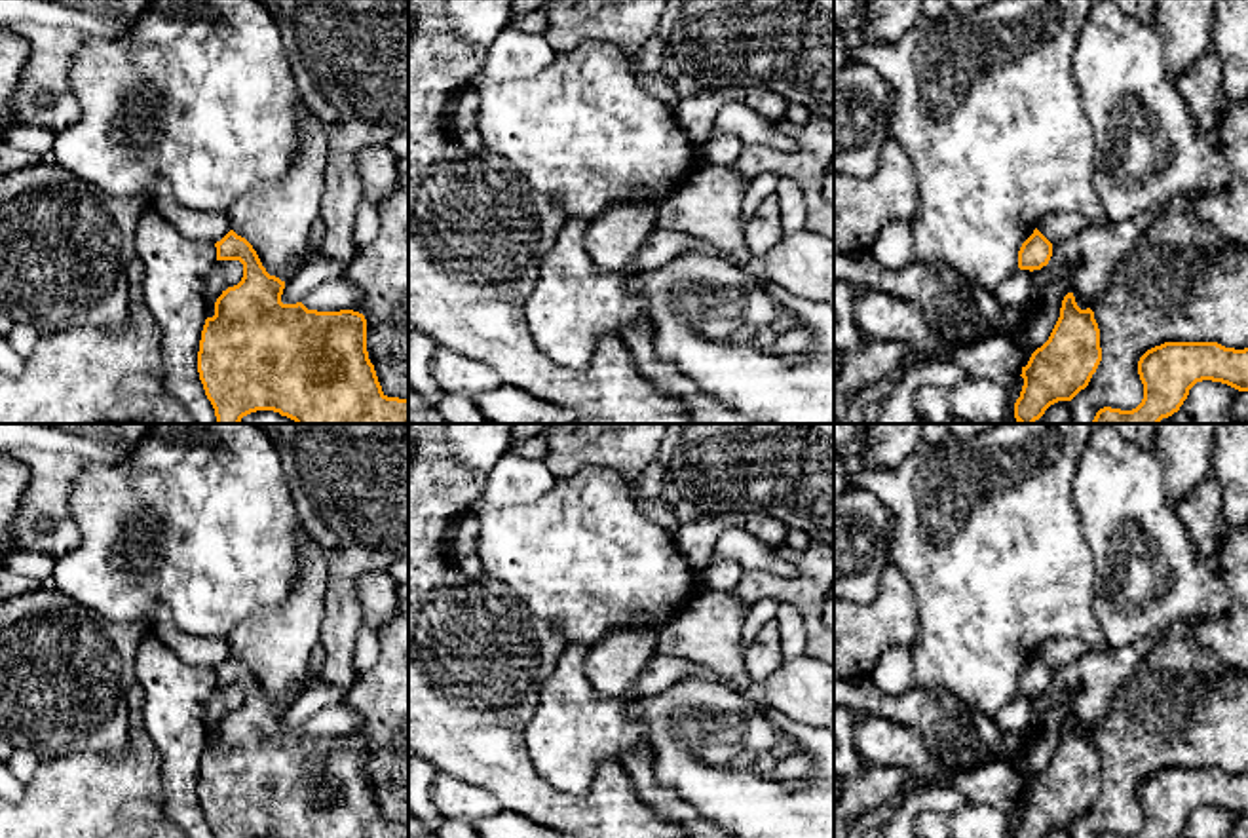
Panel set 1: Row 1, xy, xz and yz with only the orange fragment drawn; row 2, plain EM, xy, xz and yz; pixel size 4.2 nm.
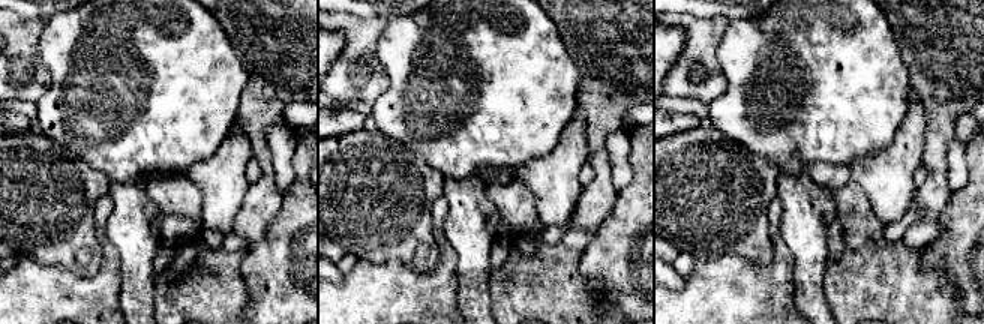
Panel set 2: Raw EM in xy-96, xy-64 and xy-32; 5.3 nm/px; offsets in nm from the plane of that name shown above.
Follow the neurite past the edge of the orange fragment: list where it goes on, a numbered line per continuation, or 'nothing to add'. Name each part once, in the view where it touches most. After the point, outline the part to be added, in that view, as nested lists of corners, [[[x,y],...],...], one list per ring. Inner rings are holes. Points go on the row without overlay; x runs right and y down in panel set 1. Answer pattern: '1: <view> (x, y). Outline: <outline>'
nothing to add

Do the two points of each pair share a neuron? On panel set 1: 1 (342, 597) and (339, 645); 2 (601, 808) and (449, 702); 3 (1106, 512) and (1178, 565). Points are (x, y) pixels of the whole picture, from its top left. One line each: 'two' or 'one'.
1: one
2: one
3: one

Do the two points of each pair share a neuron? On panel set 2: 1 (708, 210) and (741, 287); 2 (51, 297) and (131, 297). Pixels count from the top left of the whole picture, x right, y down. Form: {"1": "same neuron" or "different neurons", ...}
{"1": "different neurons", "2": "different neurons"}

